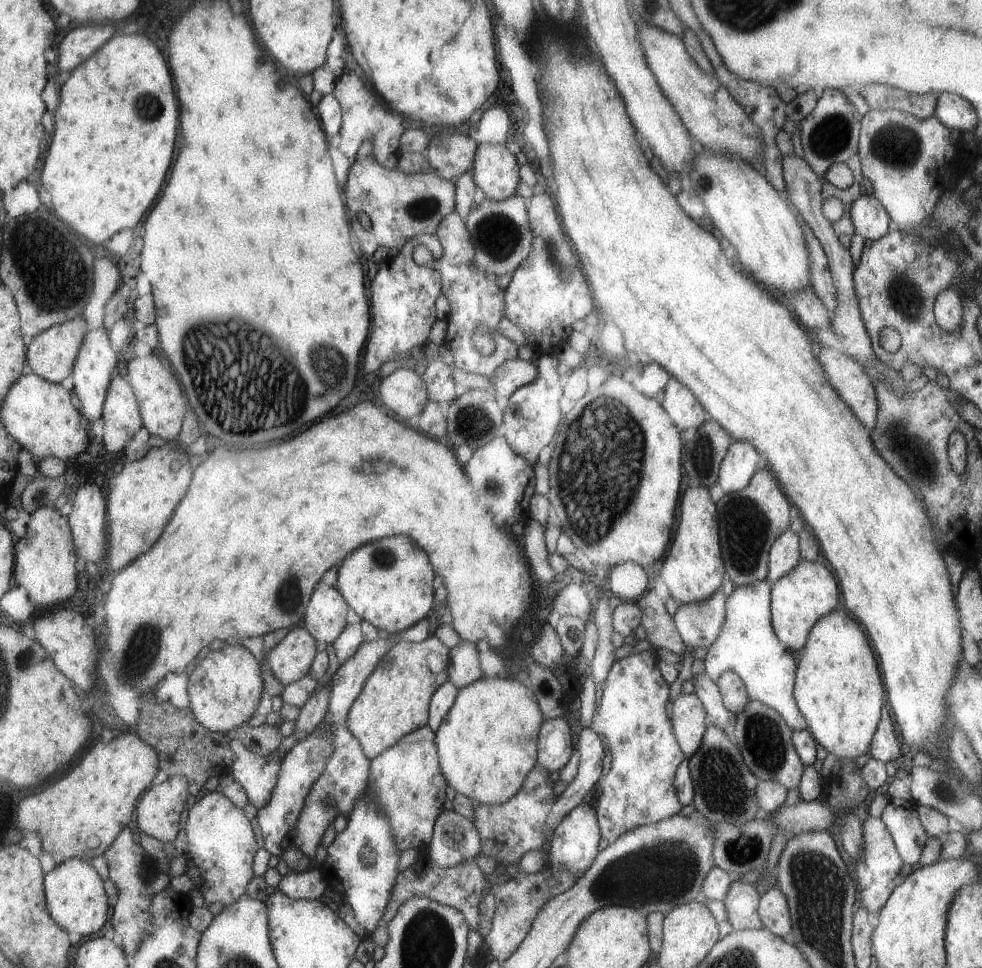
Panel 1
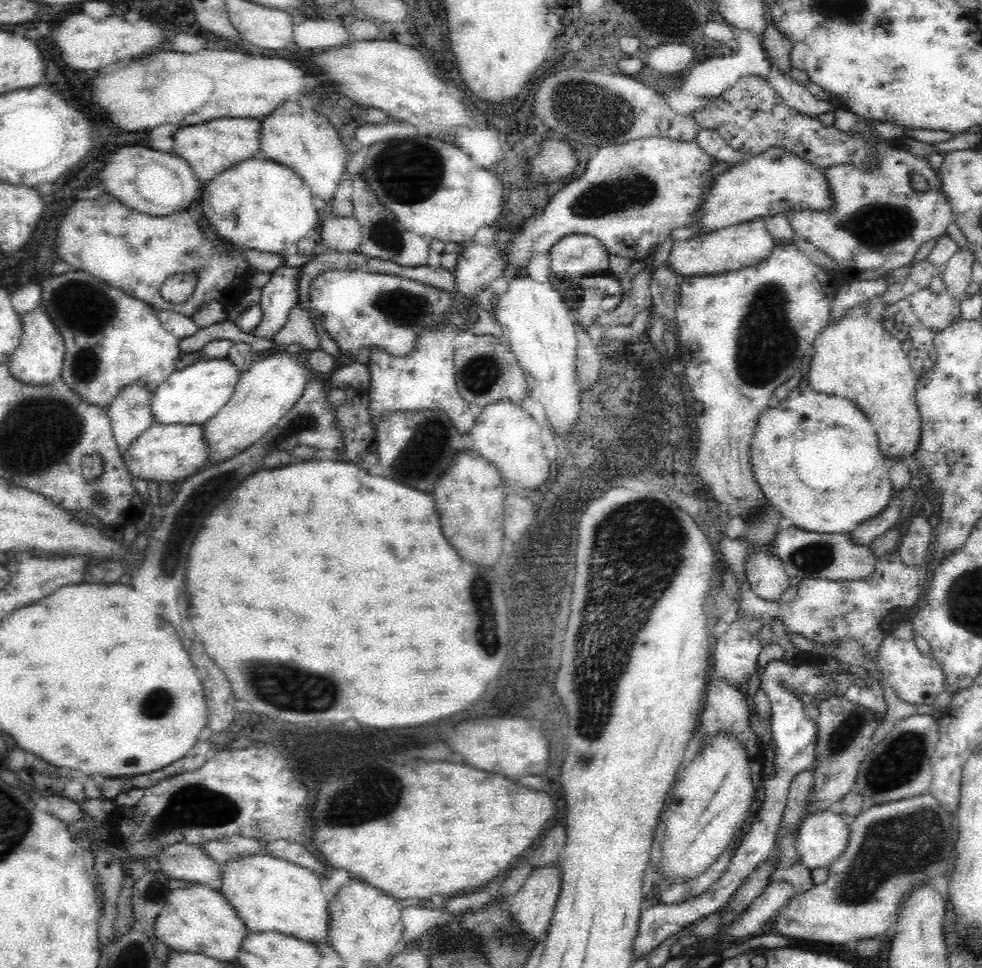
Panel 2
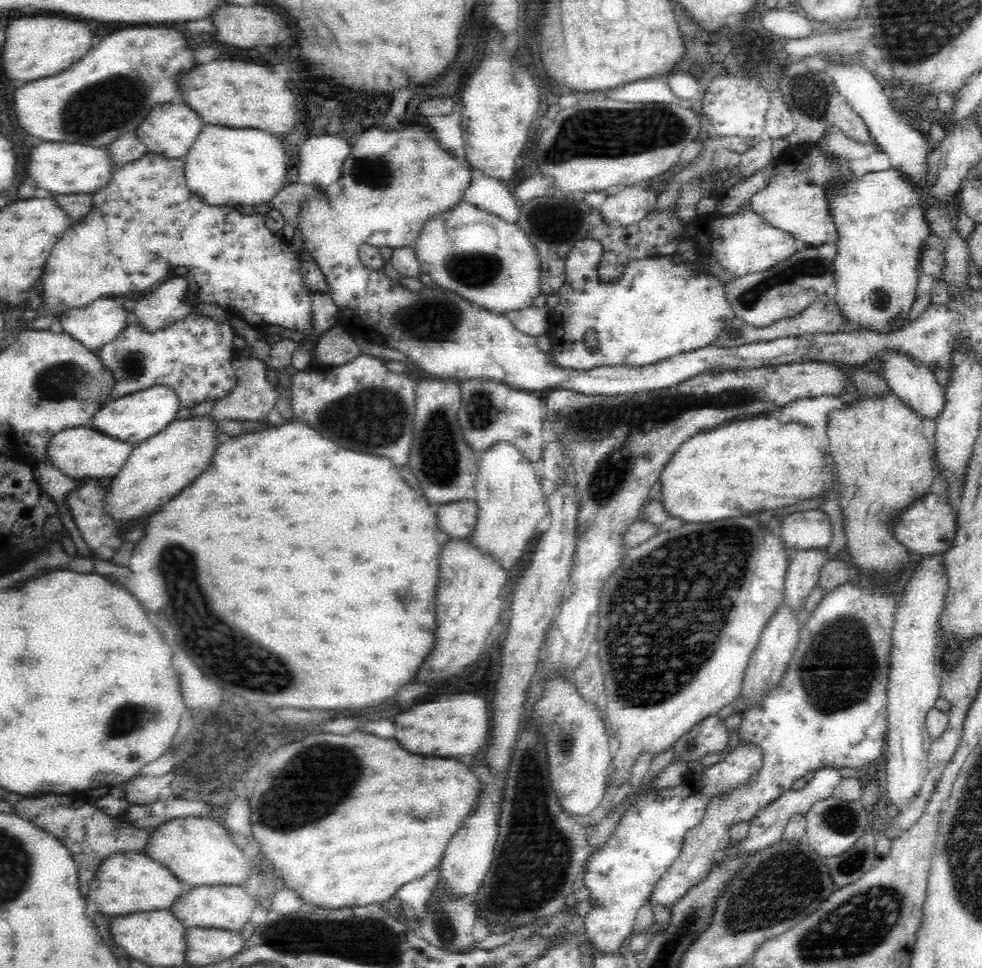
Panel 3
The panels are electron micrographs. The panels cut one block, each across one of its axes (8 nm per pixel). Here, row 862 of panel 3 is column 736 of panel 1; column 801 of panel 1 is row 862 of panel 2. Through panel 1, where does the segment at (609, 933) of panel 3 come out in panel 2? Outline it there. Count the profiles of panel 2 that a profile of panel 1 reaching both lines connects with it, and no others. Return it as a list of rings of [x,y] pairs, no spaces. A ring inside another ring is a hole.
[[[738,836],[738,842],[736,842],[734,848],[730,848],[726,854],[720,856],[720,860],[716,860],[712,864],[712,870],[706,876],[702,876],[698,880],[692,880],[692,882],[676,882],[674,886],[670,886],[670,890],[660,894],[658,902],[660,904],[682,904],[686,900],[692,900],[692,898],[700,896],[700,894],[706,894],[708,888],[712,888],[714,884],[718,884],[720,878],[724,878],[724,872],[728,870],[730,860],[732,860],[736,848],[740,846],[740,842],[742,842],[742,836]]]

